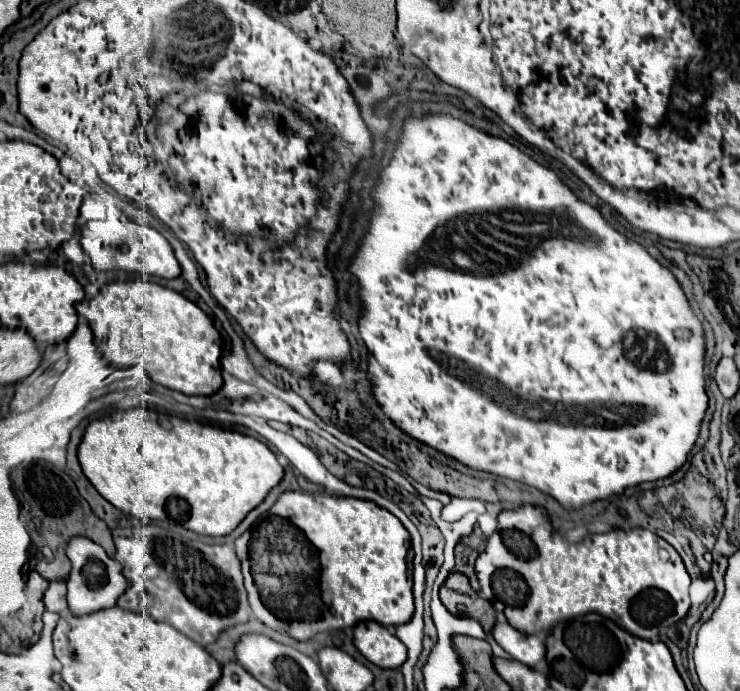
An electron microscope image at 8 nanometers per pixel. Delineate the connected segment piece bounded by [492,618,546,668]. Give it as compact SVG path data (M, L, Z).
M502 618L496 622L492 636L514 660L530 668L538 668L538 664L546 658L546 646L544 642L540 642L538 636L526 636L518 632Z

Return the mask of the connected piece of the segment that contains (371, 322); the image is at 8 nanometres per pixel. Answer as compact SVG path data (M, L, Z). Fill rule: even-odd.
M408 114L402 122L402 132L398 136L396 142L396 150L394 156L390 158L388 166L384 166L378 172L378 180L374 184L372 190L372 220L364 232L364 238L360 240L360 246L356 250L356 254L350 260L350 274L358 280L358 300L362 306L362 314L358 318L358 332L360 338L364 340L370 356L368 356L368 372L370 372L370 384L372 384L372 396L376 398L378 406L382 408L382 412L386 412L386 416L390 416L390 420L408 436L412 436L414 440L418 440L420 444L426 444L446 456L450 456L452 460L478 470L478 472L488 472L494 476L502 476L502 478L510 478L514 482L522 482L526 486L532 486L540 492L550 494L554 500L560 502L560 506L574 510L574 508L582 508L584 504L594 504L598 500L606 500L612 494L622 494L626 488L630 486L638 486L642 482L654 482L654 480L664 480L668 476L672 476L676 470L680 470L686 464L688 454L692 452L698 436L700 436L700 424L704 420L704 414L708 410L708 394L706 394L706 376L704 376L704 356L706 356L706 334L704 334L704 326L702 322L696 318L694 310L688 304L688 298L680 286L680 282L676 280L676 276L664 268L656 258L652 258L648 254L648 250L638 244L636 240L624 236L622 232L618 232L612 224L608 224L600 210L586 204L584 200L580 200L552 170L544 168L542 164L538 164L536 160L532 160L530 156L526 156L524 152L520 152L516 146L512 146L510 142L506 142L500 136L492 136L486 134L470 124L466 124L464 120L452 118L448 114ZM482 328L484 336L478 338L476 330Z

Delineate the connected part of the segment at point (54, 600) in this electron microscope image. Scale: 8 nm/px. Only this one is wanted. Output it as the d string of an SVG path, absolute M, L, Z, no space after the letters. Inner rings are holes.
M50 582L46 594L44 594L44 604L46 610L50 612L66 612L68 604L66 604L66 582Z

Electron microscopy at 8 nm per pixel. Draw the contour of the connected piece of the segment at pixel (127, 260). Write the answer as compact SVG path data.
M128 218L116 220L92 220L80 226L80 246L92 260L94 270L126 270L142 272L158 278L176 278L182 268L176 262L174 250L168 240L150 226L140 226Z

